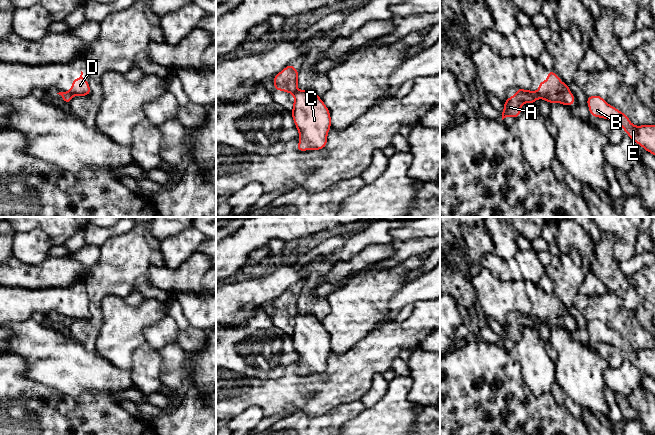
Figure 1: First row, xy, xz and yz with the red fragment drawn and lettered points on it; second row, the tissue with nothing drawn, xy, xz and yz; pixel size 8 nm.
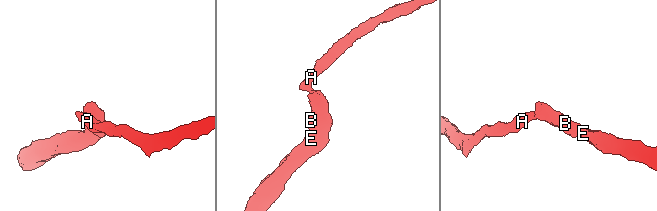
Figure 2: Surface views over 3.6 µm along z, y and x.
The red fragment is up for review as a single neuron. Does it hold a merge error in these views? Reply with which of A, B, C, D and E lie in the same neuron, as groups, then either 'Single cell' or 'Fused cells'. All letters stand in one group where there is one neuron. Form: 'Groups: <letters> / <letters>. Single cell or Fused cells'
Groups: A / B C D E. Fused cells

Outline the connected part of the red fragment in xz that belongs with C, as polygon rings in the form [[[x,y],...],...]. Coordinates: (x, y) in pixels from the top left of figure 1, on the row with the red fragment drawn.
[[[296,90],[291,111],[299,132],[298,151],[320,150],[327,145],[327,135],[331,128],[329,109],[313,91]]]

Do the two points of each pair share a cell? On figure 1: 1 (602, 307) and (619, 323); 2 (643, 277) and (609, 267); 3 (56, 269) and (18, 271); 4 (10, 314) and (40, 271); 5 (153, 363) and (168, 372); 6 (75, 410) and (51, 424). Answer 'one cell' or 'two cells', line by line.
1: one cell
2: two cells
3: one cell
4: two cells
5: two cells
6: one cell

